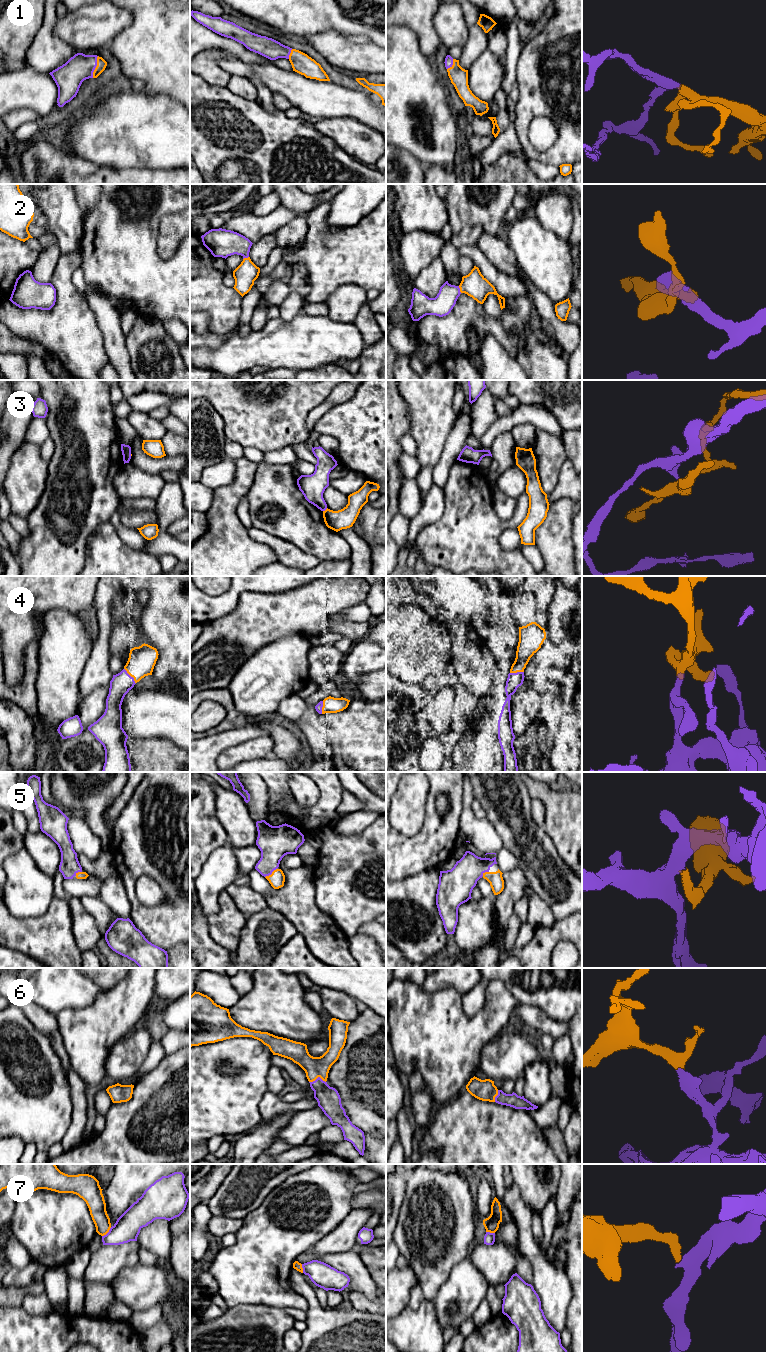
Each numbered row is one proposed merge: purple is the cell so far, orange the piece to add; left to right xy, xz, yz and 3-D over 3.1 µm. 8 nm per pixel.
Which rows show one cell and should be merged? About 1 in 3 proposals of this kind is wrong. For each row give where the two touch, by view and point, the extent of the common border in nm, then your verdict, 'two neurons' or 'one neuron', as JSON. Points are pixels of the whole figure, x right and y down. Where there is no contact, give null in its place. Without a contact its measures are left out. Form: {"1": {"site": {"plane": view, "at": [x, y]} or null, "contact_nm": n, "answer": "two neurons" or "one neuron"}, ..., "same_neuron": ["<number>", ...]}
{"1": {"site": {"plane": "xy", "at": [95, 67]}, "contact_nm": 180, "answer": "one neuron"}, "2": {"site": {"plane": "yz", "at": [459, 289]}, "contact_nm": 60, "answer": "one neuron"}, "3": {"site": {"plane": "xz", "at": [325, 509]}, "contact_nm": 50, "answer": "two neurons"}, "4": {"site": {"plane": "xy", "at": [130, 676]}, "contact_nm": 160, "answer": "one neuron"}, "5": {"site": {"plane": "xz", "at": [270, 874]}, "contact_nm": 120, "answer": "one neuron"}, "6": {"site": {"plane": "xz", "at": [318, 1077]}, "contact_nm": 140, "answer": "one neuron"}, "7": {"site": {"plane": "xy", "at": [108, 1232]}, "contact_nm": 110, "answer": "two neurons"}, "same_neuron": ["1", "2", "4", "5", "6"]}

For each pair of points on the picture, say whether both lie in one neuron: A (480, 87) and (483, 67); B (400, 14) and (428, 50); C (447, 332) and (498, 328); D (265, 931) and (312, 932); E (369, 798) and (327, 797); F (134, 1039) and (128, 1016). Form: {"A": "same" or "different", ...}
{"A": "same", "B": "same", "C": "same", "D": "different", "E": "different", "F": "different"}

